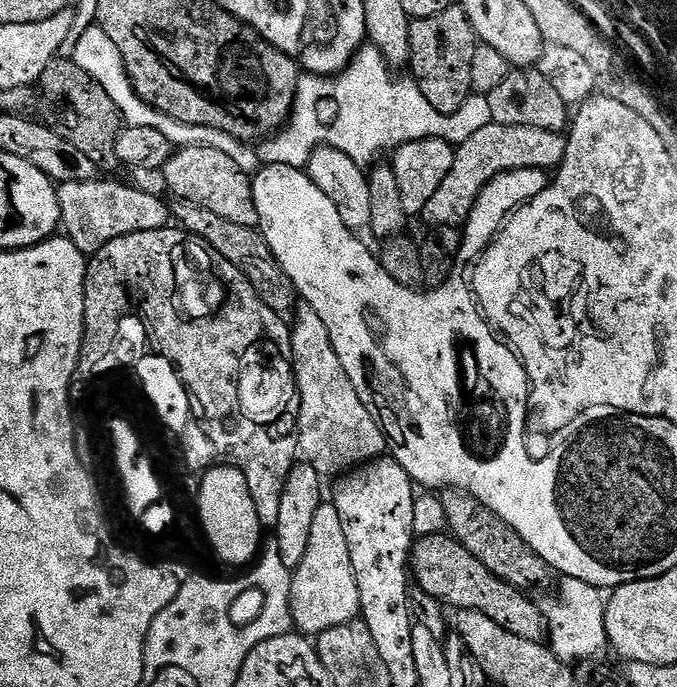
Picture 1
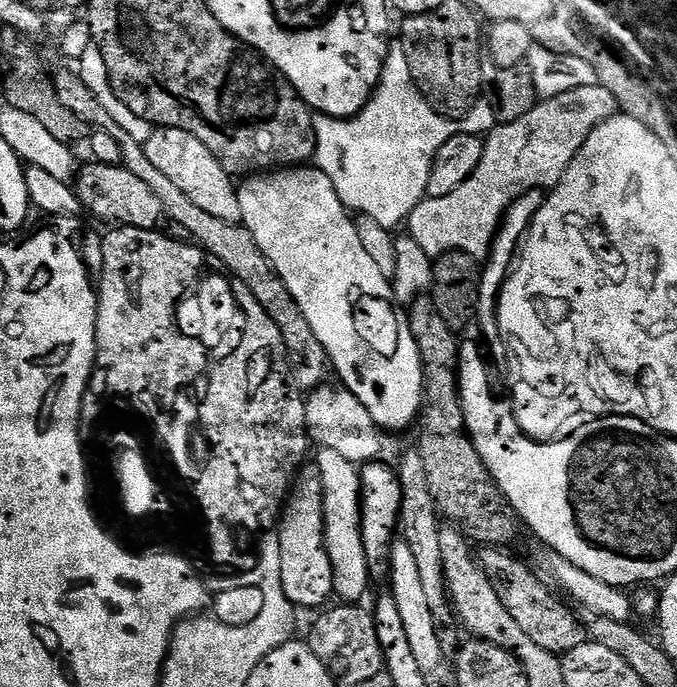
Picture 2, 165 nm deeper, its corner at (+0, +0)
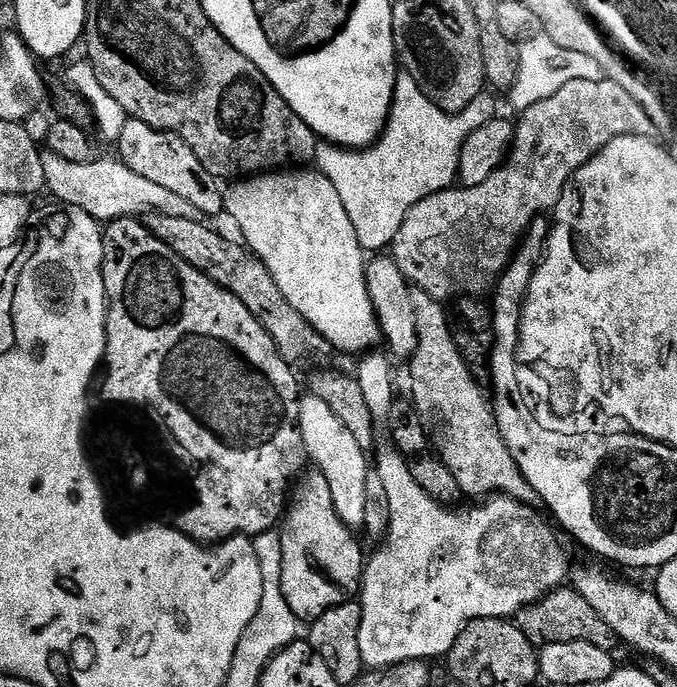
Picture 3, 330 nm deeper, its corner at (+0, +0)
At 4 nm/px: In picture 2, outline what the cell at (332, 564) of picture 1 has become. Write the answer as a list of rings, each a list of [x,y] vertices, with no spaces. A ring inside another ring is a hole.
[[[325,448],[317,451],[315,467],[320,470],[324,487],[324,541],[334,570],[334,593],[344,602],[360,602],[368,592],[370,561],[362,542],[360,521],[360,468],[342,454]]]

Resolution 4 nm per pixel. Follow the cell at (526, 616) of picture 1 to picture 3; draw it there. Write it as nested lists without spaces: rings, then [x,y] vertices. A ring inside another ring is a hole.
[[[561,586],[547,592],[537,604],[531,604],[518,613],[518,623],[522,634],[530,638],[537,646],[554,642],[590,642],[590,646],[598,646],[602,650],[615,653],[618,641],[614,630],[606,626],[606,621],[596,613],[594,606],[576,592],[575,587]]]

